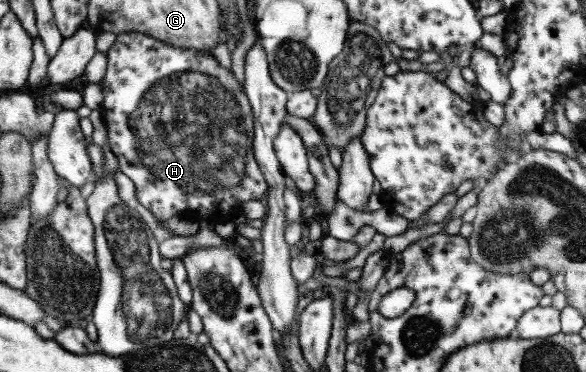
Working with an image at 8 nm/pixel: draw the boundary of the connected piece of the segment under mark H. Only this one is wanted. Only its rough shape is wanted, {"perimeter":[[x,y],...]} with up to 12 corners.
{"perimeter":[[142,33],[100,106],[158,221],[265,203],[253,110],[212,52]]}

